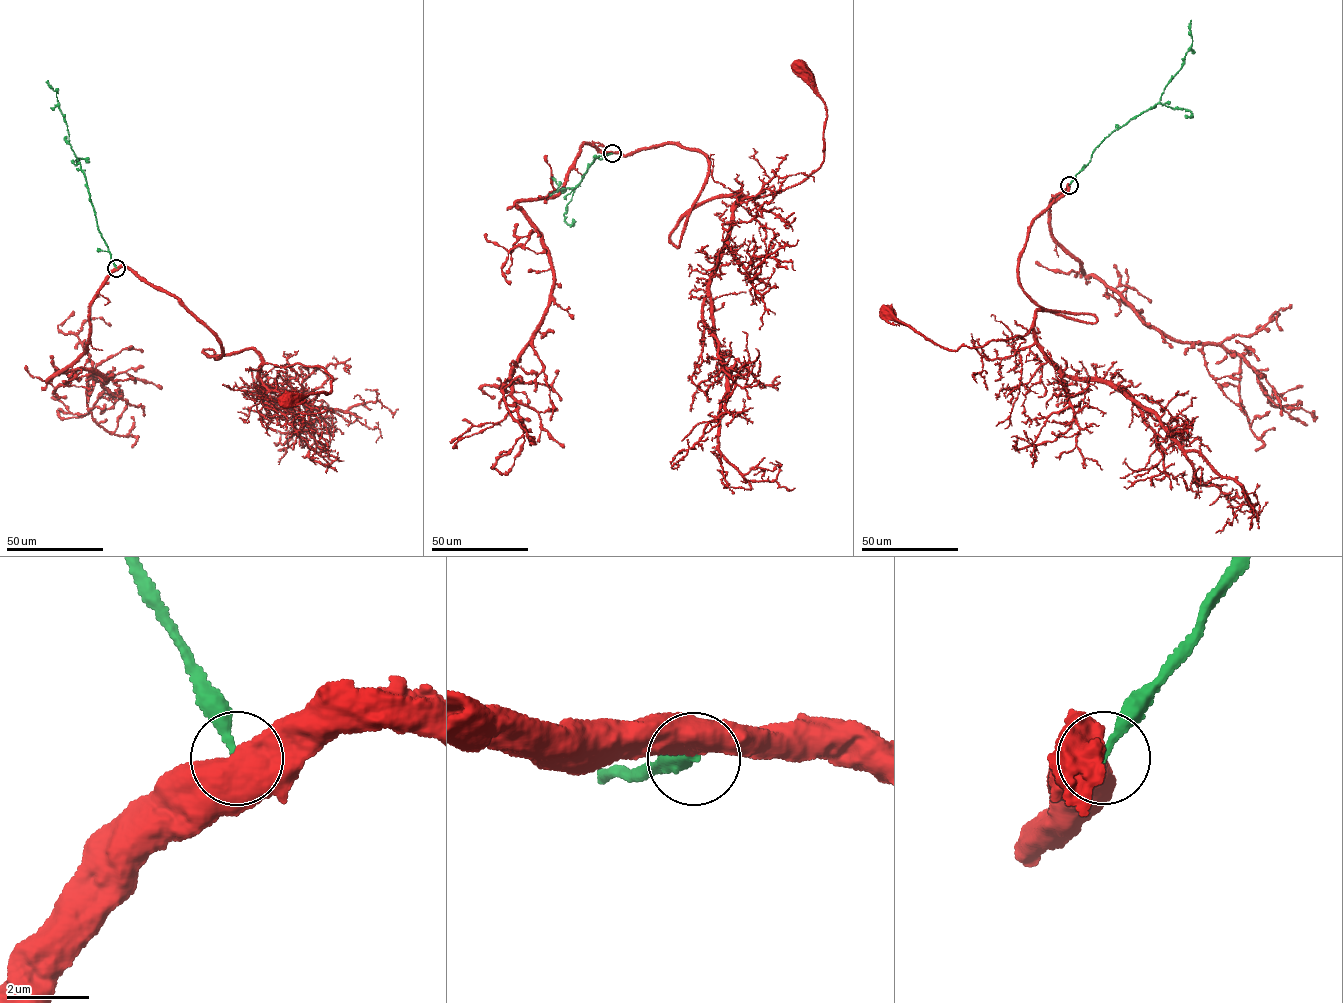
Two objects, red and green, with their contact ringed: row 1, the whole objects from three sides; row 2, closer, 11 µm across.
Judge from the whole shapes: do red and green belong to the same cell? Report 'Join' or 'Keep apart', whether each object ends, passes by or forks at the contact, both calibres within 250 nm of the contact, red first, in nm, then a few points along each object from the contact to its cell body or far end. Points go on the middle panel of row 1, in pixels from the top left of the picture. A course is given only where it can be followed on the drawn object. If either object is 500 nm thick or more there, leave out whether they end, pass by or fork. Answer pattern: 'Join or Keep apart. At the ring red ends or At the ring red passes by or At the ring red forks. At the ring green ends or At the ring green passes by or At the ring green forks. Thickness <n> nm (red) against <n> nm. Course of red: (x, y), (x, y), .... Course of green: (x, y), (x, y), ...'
Keep apart. Thickness 750 nm (red) against 220 nm. Course of red: (612, 153), (705, 155), (677, 247), (670, 233), (692, 209), (776, 194), (820, 166), (826, 112), (802, 69). Course of green: (612, 153), (595, 159), (573, 190), (568, 187), (564, 192), (557, 190), (559, 186), (552, 178)

